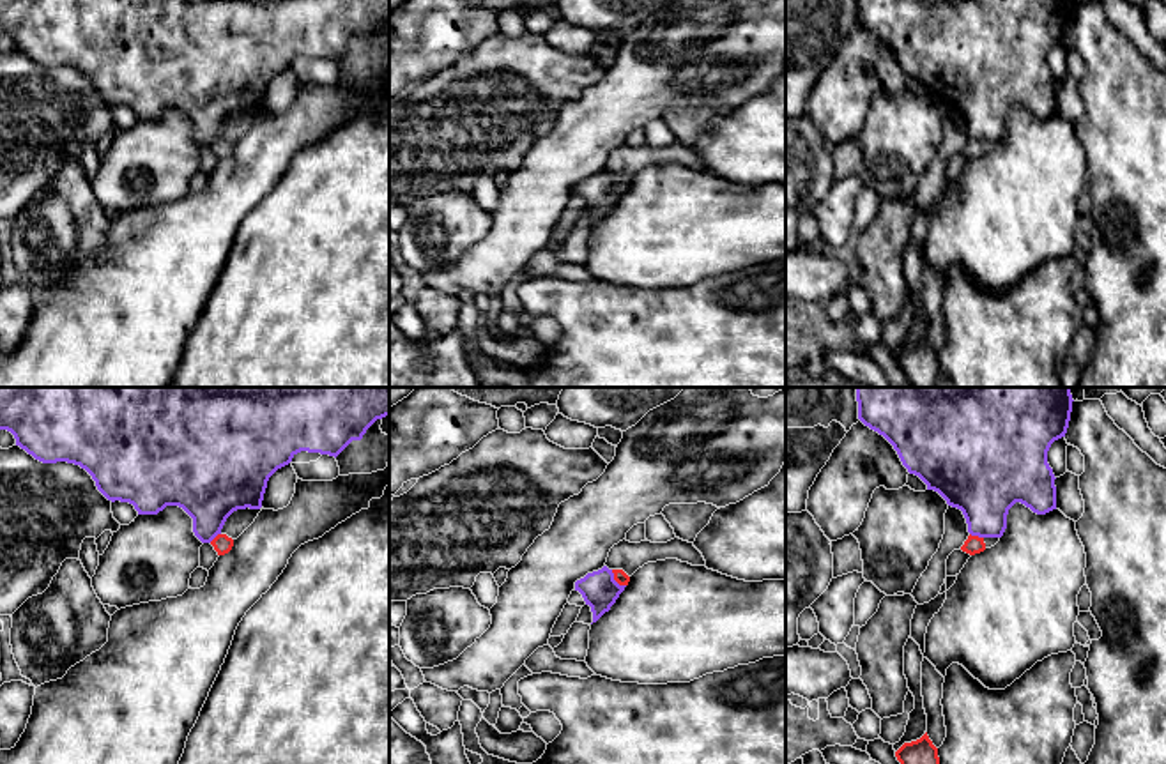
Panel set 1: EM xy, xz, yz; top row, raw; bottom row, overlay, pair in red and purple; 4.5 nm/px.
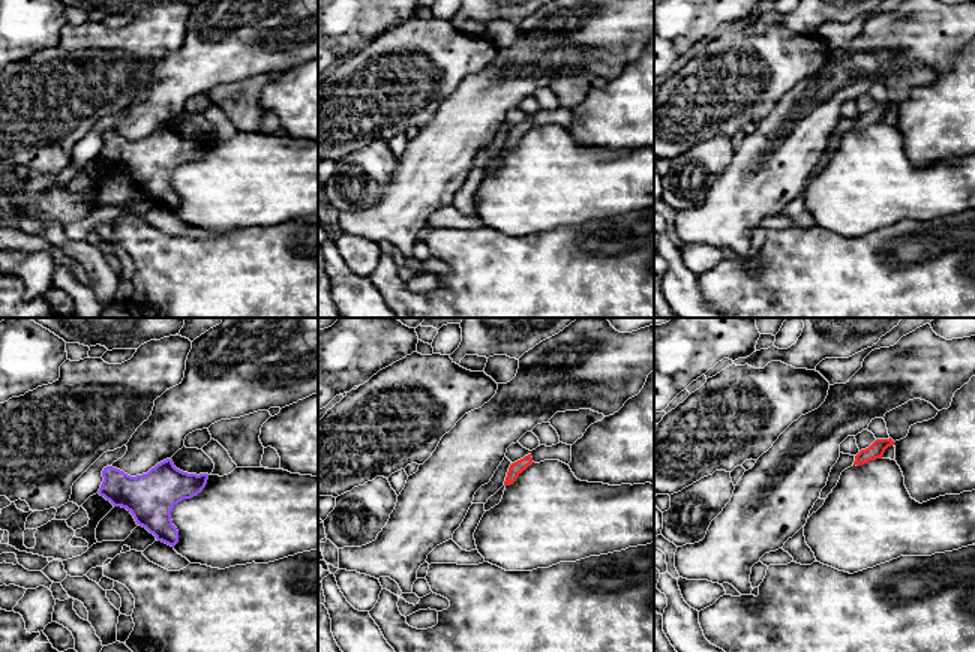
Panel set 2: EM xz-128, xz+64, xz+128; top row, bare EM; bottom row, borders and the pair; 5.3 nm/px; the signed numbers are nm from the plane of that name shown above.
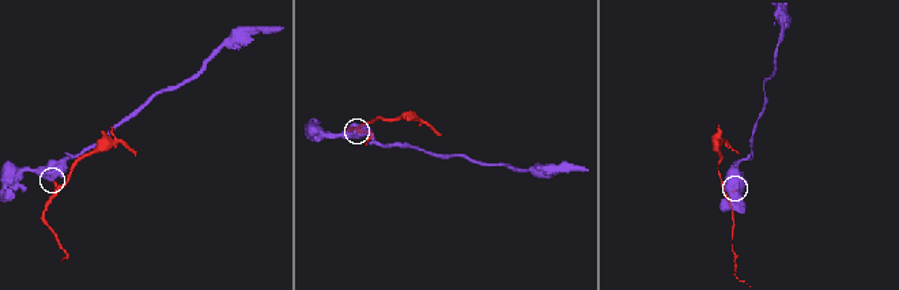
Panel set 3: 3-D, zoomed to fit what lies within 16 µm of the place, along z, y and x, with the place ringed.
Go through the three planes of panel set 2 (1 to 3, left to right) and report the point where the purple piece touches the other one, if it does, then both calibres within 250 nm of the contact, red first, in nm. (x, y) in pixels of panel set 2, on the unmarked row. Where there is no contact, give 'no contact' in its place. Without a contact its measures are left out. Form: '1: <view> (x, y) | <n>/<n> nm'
1: no contact
2: no contact
3: no contact

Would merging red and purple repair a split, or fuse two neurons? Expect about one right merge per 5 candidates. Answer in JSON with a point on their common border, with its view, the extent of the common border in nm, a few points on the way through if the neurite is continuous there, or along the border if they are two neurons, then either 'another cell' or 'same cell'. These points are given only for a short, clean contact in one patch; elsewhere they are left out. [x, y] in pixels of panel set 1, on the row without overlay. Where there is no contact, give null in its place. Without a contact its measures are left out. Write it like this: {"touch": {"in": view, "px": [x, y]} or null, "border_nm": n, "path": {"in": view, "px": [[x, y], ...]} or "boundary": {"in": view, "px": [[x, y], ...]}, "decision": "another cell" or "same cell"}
{"touch": {"in": "xz", "px": [616, 184]}, "border_nm": 100, "boundary": {"in": "xz", "px": [[611, 174], [613, 181], [625, 190]]}, "decision": "another cell"}

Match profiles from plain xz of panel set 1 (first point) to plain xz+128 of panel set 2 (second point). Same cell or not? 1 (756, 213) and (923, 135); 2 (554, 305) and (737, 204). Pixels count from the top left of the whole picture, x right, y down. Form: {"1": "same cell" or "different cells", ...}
{"1": "different cells", "2": "different cells"}

